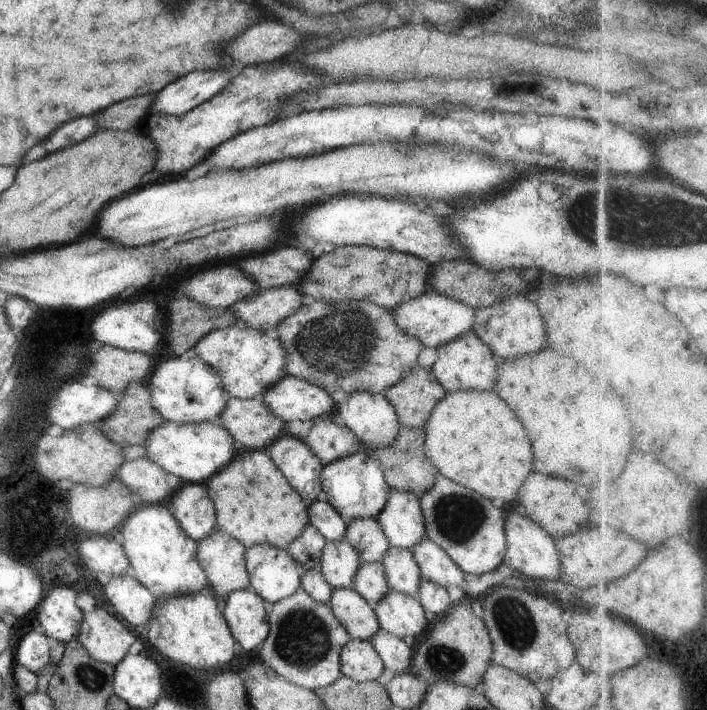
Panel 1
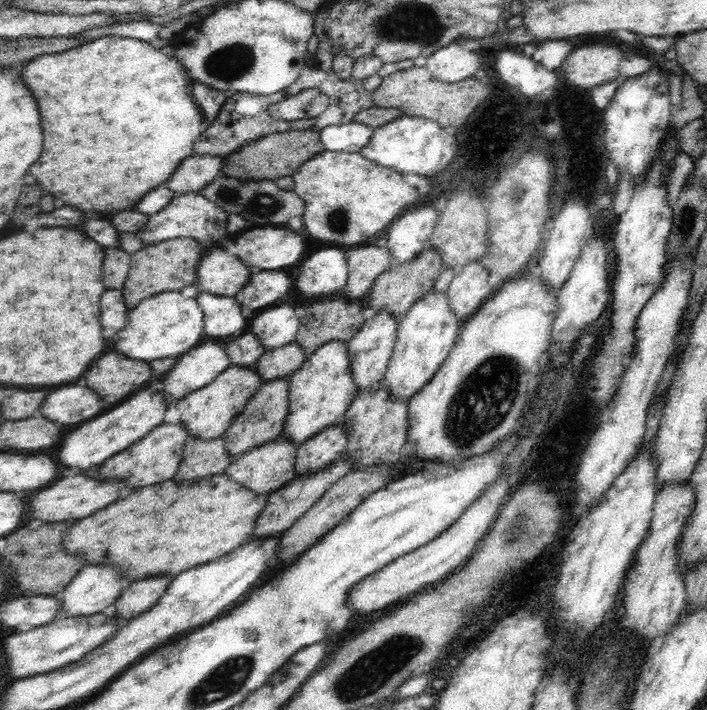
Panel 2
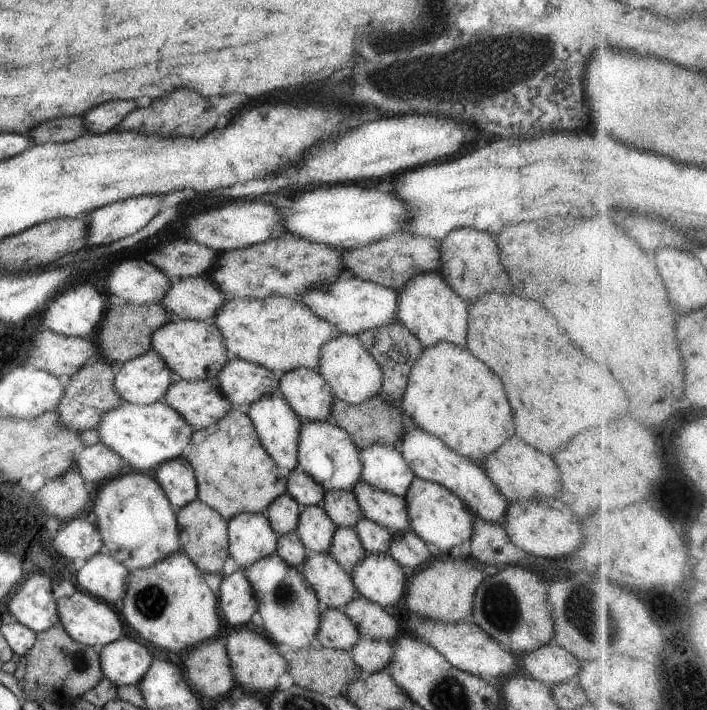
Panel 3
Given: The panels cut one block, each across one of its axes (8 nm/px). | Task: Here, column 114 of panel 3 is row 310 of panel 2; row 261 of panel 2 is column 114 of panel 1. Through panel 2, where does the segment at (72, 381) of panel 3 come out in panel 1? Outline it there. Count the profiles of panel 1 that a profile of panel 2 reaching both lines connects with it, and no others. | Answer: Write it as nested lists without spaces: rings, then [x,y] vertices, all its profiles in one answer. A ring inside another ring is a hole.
[[[130,382],[124,392],[116,394],[118,406],[97,425],[112,442],[127,446],[144,444],[146,436],[164,420],[150,404],[150,388],[146,383]]]

